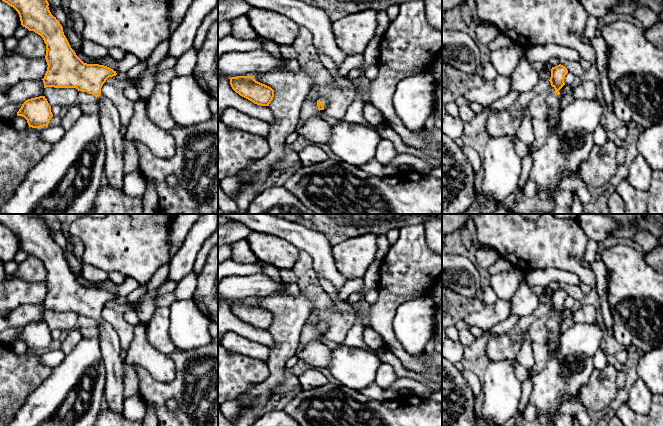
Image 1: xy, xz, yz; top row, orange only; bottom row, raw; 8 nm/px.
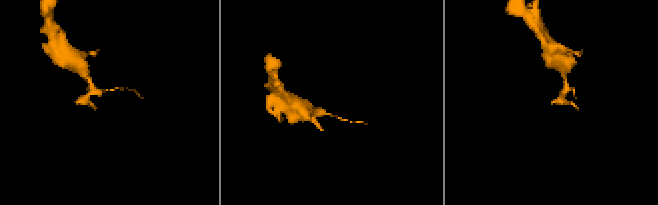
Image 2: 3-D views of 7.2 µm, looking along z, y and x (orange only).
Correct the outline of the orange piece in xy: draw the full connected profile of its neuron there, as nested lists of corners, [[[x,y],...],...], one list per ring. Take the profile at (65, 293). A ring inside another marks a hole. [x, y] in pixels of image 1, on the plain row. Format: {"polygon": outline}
{"polygon": [[[0,214],[0,223],[18,236],[23,251],[40,259],[46,268],[48,291],[42,303],[44,312],[76,312],[96,321],[106,370],[104,399],[108,409],[123,414],[124,360],[120,356],[120,338],[115,329],[101,318],[103,308],[109,301],[116,300],[116,295],[104,289],[84,287],[76,279],[40,214]]]}

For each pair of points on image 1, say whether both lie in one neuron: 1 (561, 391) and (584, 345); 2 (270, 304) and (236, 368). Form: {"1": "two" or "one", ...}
{"1": "one", "2": "two"}

